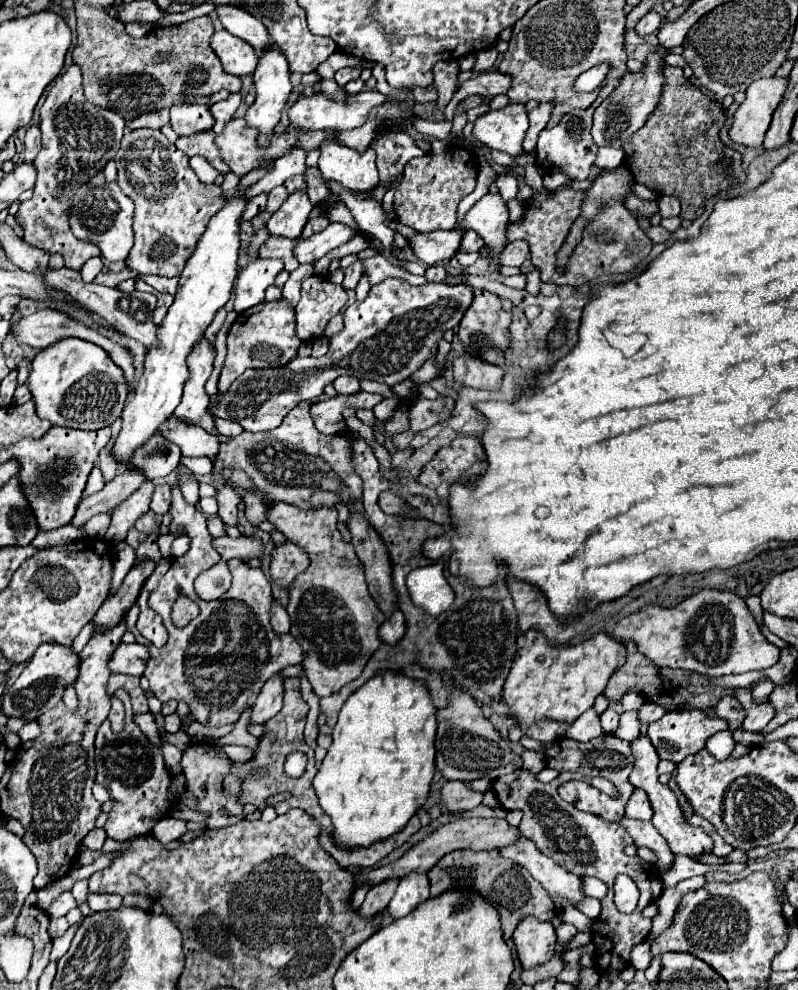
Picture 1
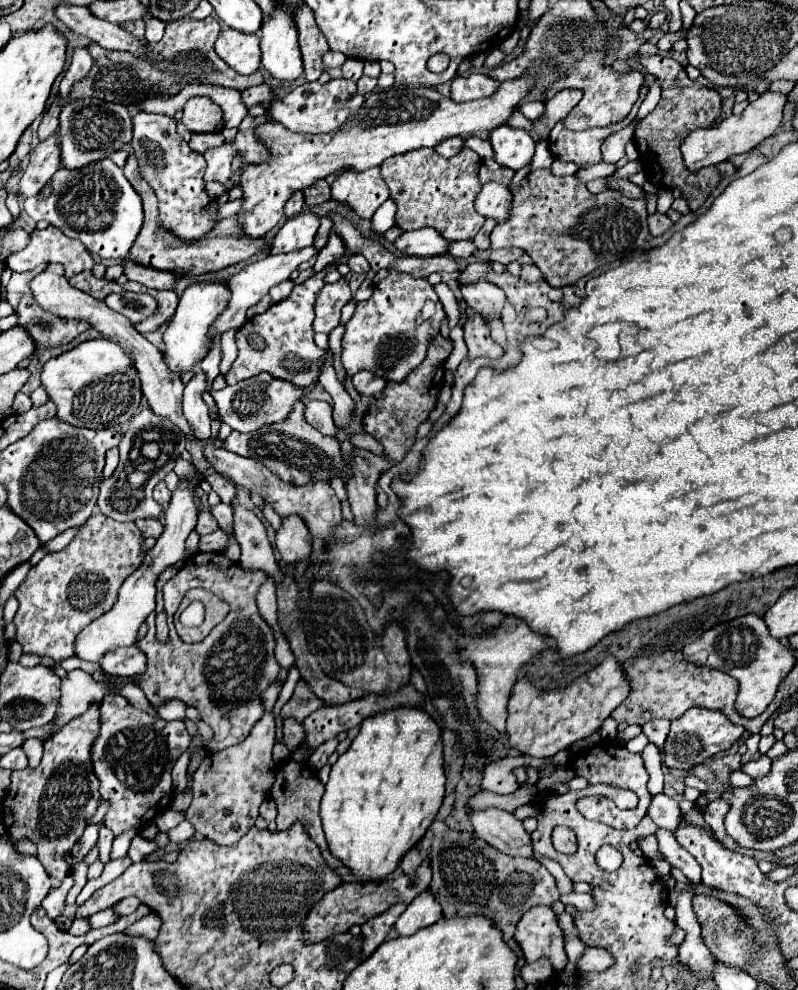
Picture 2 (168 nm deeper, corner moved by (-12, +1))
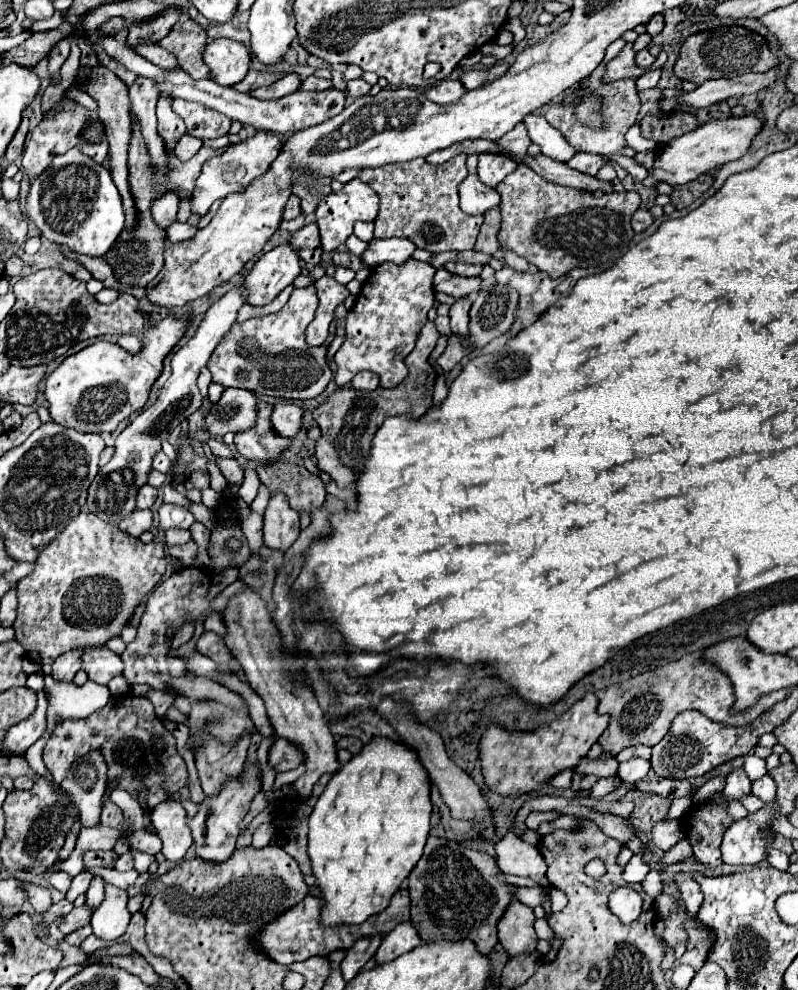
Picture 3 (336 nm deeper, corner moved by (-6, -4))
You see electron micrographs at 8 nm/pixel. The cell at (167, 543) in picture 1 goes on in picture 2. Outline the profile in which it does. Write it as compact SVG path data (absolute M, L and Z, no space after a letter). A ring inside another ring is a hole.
M209 508L201 510L201 512L199 512L199 518L197 518L195 532L197 532L197 534L211 534L211 532L217 530L217 528L219 528L219 526L217 526L217 520L213 518L211 510L209 510Z

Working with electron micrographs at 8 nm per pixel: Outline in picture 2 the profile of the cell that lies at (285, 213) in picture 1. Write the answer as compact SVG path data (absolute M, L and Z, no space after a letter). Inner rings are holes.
M303 210L303 214L297 214L295 218L289 218L279 228L279 232L273 240L271 254L291 252L291 250L311 246L315 234L317 234L317 228L319 228L319 218L321 216L311 212L311 210Z

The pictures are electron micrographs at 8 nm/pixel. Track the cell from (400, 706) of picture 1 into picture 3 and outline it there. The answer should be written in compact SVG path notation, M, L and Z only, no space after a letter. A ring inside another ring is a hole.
M373 739L369 745L363 747L363 751L359 755L355 755L347 765L341 767L339 773L335 773L325 789L325 793L317 799L315 807L313 807L313 813L309 815L309 845L307 845L307 851L309 851L309 859L311 859L311 869L313 869L313 875L317 879L317 887L321 891L321 925L325 927L331 927L331 925L349 925L349 923L363 923L367 917L371 915L377 915L381 913L387 905L389 905L389 899L393 897L393 893L399 889L399 885L403 883L403 879L413 871L413 867L417 865L417 861L421 859L423 855L423 847L425 847L425 839L429 835L429 817L431 817L431 799L429 799L429 777L427 777L427 771L423 769L423 765L419 763L419 757L417 753L407 747L405 743L395 743L395 741L389 741L389 739Z

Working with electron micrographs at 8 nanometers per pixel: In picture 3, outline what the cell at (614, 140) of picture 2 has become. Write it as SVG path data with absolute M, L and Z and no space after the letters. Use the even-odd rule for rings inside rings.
M579 153L579 155L575 155L567 165L569 165L571 169L577 169L577 171L581 171L581 173L585 173L585 175L595 177L597 171L599 171L599 167L601 167L603 163L607 163L607 161L605 161L601 155Z

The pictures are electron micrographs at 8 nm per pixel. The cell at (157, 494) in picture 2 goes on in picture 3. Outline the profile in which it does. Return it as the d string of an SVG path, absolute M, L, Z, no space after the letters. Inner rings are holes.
M151 485L141 487L141 491L137 493L137 509L149 509L157 499L157 489Z

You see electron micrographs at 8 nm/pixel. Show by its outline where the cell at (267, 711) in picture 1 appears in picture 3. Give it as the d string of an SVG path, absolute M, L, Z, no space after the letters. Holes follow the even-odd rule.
M245 769L241 779L227 781L217 797L205 797L205 801L199 805L199 813L189 821L199 859L209 863L223 863L229 859L229 855L235 851L235 839L239 837L239 821L247 815L251 799L259 791L261 785L257 775L251 769Z

